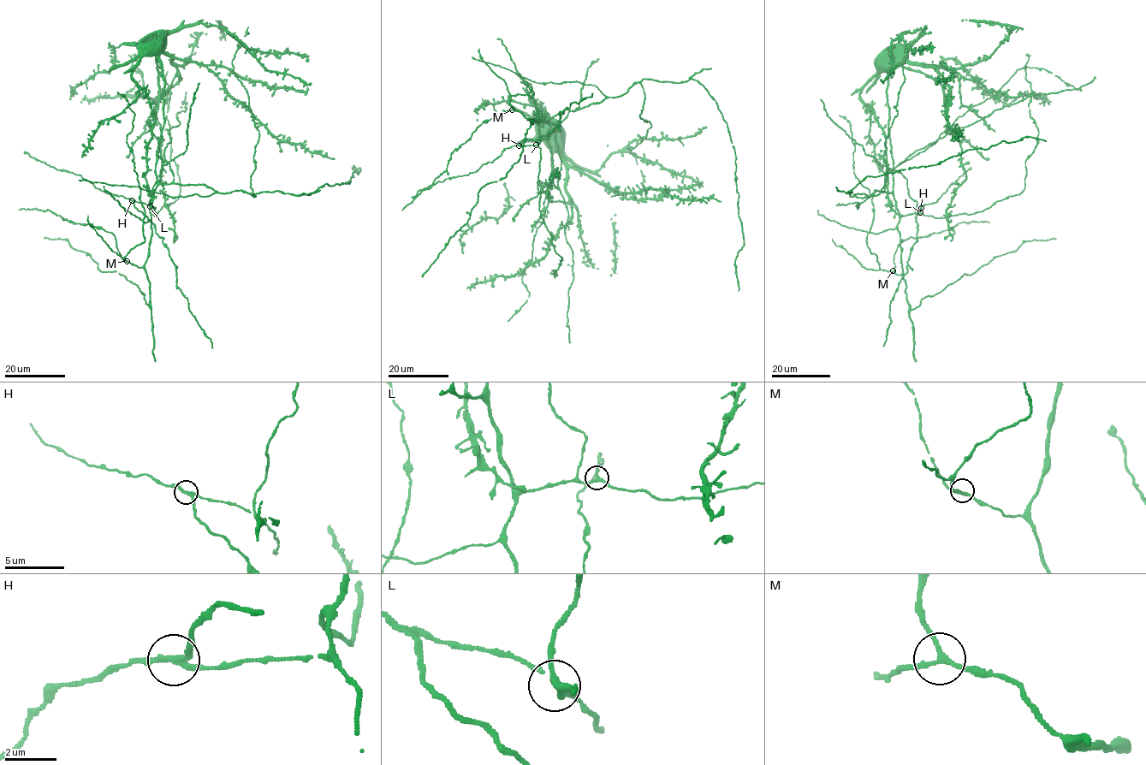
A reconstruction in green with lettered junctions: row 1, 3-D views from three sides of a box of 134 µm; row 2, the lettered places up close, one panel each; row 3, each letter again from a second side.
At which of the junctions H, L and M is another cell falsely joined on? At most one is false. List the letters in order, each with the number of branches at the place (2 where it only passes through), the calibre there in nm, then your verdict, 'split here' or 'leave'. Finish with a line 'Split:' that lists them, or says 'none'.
H: 3 | 200 nm | split here
L: 3 | 200 nm | leave
M: 3 | 180 nm | leave
Split: H

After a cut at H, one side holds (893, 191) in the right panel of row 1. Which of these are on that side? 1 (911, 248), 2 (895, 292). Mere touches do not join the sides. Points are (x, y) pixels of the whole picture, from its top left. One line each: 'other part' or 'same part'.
1: other part
2: other part

